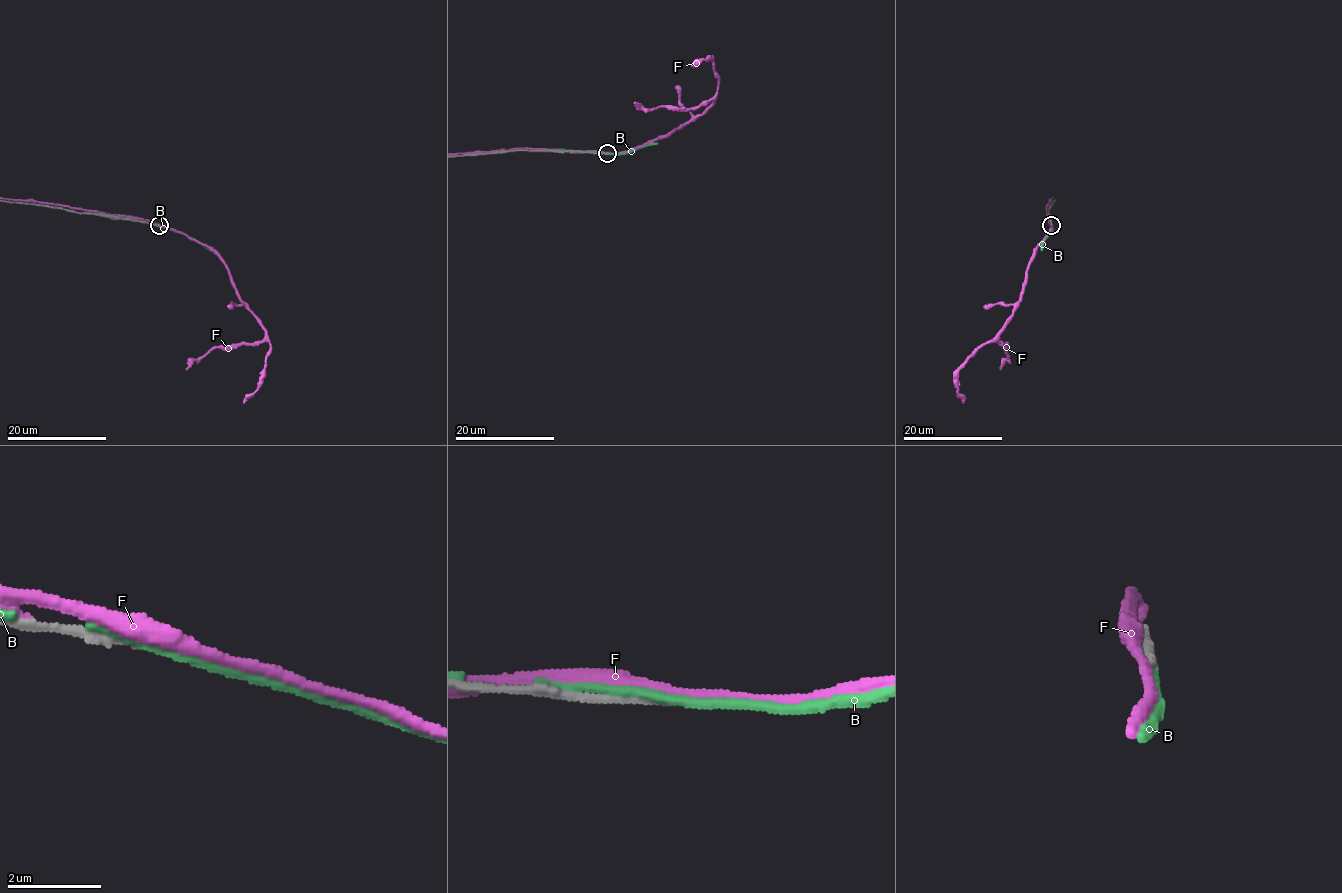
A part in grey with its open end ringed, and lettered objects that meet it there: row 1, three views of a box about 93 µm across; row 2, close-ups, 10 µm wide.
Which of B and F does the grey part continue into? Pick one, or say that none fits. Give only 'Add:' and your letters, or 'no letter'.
Add: no letter

